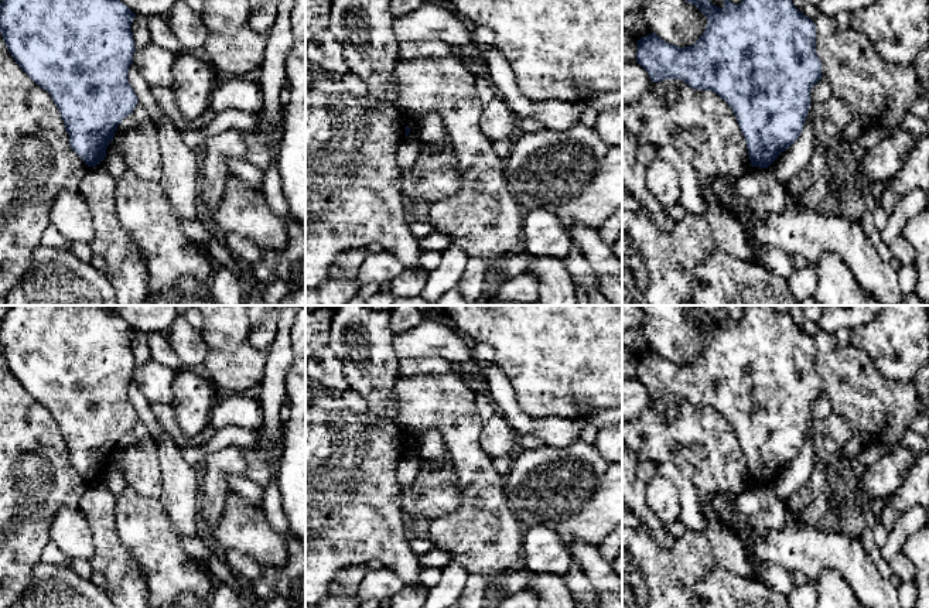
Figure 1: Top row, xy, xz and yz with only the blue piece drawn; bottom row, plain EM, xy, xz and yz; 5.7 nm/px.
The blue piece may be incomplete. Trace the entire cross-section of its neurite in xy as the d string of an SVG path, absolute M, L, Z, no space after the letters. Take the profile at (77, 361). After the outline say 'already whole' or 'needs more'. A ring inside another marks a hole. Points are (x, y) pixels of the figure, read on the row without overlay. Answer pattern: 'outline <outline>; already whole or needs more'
outline M7 305L0 320L0 349L7 368L31 397L51 411L69 451L71 465L88 484L100 481L117 443L139 420L127 394L136 368L134 334L124 320L99 305Z; already whole

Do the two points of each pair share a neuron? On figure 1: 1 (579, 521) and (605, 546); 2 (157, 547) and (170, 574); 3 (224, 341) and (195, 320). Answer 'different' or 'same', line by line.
1: different
2: same
3: different

